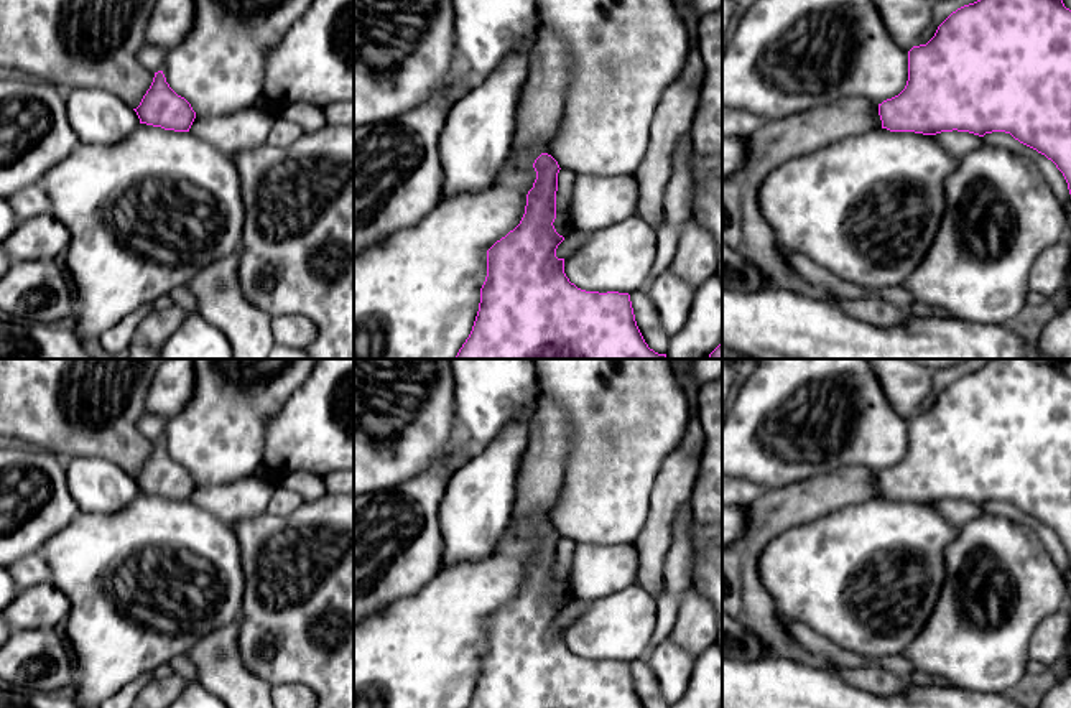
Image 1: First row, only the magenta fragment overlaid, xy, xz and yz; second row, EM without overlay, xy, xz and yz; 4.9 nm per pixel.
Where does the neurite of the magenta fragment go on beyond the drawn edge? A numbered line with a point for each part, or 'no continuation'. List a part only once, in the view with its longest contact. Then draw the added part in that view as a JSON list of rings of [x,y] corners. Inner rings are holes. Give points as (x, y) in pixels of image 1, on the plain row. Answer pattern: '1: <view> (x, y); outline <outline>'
no continuation

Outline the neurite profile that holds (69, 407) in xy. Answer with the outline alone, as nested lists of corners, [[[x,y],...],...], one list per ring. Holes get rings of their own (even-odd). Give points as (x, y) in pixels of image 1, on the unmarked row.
[[[0,359],[0,435],[56,454],[61,461],[100,458],[137,477],[155,441],[138,431],[158,367],[168,359]]]

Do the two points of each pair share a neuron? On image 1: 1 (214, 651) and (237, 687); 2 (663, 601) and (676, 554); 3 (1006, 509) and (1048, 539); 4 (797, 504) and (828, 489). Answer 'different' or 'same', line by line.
1: same
2: same
3: same
4: same

